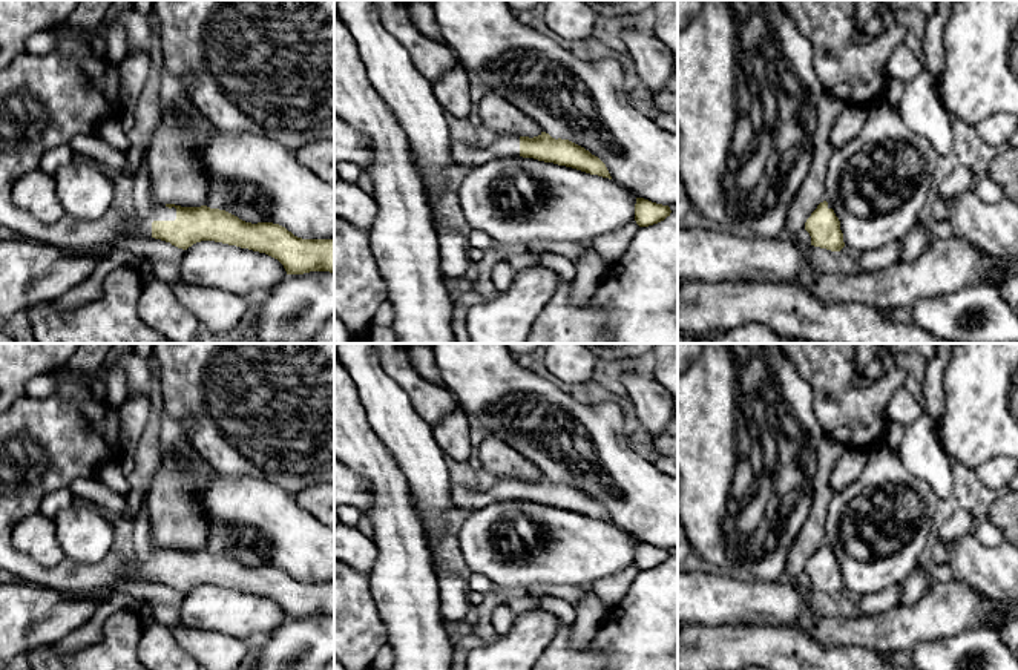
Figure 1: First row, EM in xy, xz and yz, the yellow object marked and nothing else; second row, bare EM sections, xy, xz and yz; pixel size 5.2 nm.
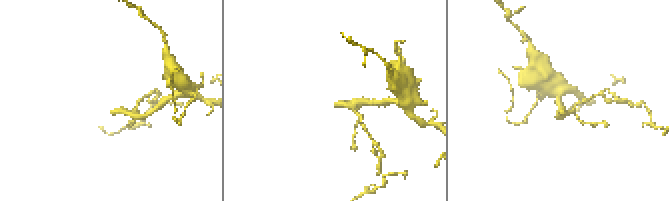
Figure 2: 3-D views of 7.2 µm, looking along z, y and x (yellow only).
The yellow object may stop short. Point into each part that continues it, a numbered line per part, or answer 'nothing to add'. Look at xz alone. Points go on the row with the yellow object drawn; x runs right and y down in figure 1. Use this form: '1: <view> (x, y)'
1: xz (506, 146)

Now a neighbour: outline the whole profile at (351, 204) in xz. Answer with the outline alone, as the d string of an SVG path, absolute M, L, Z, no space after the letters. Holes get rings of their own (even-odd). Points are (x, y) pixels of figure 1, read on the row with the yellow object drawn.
M342 178L334 182L334 216L357 228L369 230L377 215L377 202L373 195L360 189L357 182Z

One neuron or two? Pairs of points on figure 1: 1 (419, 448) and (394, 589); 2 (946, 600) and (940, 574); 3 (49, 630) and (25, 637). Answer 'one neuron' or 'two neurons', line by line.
1: two neurons
2: two neurons
3: one neuron

